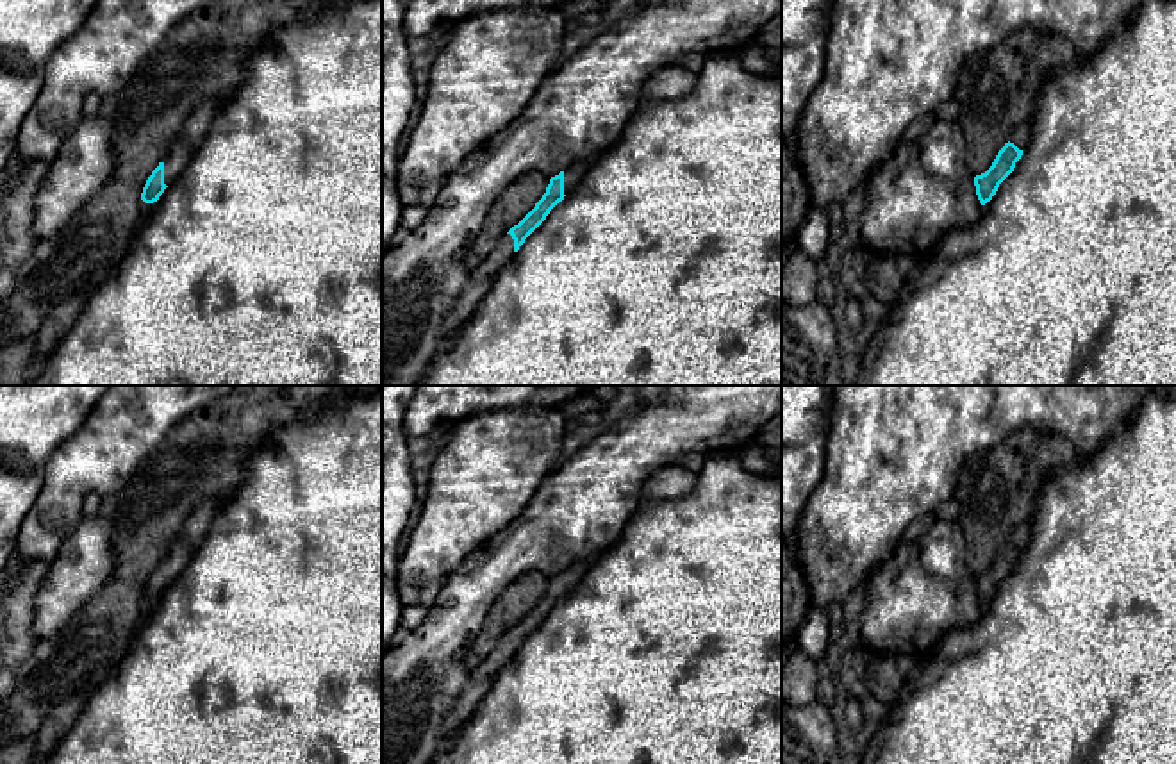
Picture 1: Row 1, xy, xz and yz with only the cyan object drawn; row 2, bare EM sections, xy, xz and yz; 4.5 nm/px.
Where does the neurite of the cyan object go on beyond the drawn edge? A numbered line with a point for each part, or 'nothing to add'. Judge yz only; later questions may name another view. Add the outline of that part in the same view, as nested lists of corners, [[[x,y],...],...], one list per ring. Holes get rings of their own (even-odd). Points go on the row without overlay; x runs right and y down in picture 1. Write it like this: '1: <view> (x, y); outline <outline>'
1: yz (1019, 536); outline [[[1030,523],[1019,525],[1010,534],[1010,543],[1014,543],[1019,550],[1024,550],[1030,541]]]

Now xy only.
1: xy (181, 552); outline [[[205,502],[189,514],[178,537],[173,541],[162,561],[166,585],[173,584],[191,562],[221,505],[223,502]]]

